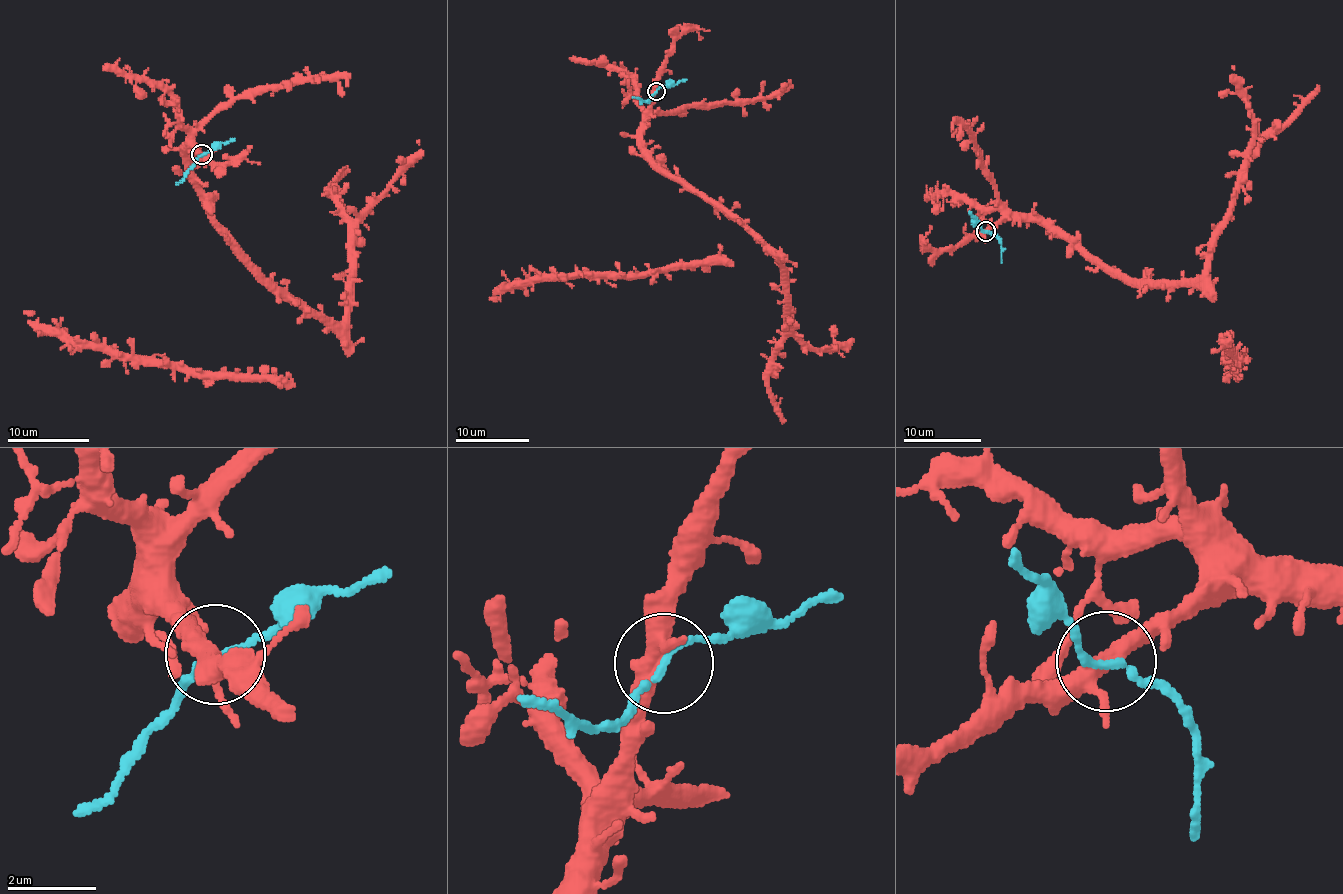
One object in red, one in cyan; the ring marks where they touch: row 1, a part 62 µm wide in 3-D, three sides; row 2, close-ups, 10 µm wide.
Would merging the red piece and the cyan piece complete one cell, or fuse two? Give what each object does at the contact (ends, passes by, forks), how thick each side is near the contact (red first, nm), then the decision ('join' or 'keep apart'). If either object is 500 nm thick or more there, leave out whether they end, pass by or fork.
red forks; cyan passes by; calibres 360 and 170 nm; join

